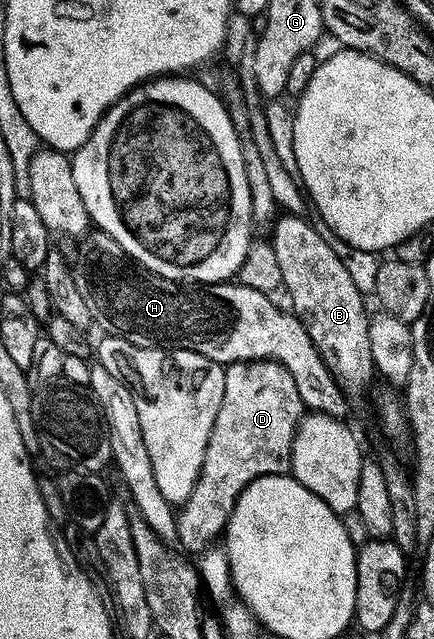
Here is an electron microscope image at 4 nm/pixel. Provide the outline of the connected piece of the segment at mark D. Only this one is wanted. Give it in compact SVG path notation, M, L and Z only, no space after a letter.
M248 362L245 364L232 364L227 368L227 377L225 378L225 398L221 402L221 410L217 414L217 422L213 426L213 434L209 438L209 446L205 450L205 464L201 466L201 478L197 482L197 486L193 490L193 494L189 498L189 502L182 505L181 511L178 513L179 522L179 538L178 543L184 544L189 551L194 554L202 554L216 543L215 540L224 535L227 530L227 524L233 518L233 510L237 510L237 502L241 498L241 494L245 494L245 490L253 482L257 482L266 476L286 476L292 471L292 448L294 446L295 434L299 429L299 423L305 416L305 409L301 402L301 394L297 382L293 378L293 374L286 368L276 362Z

